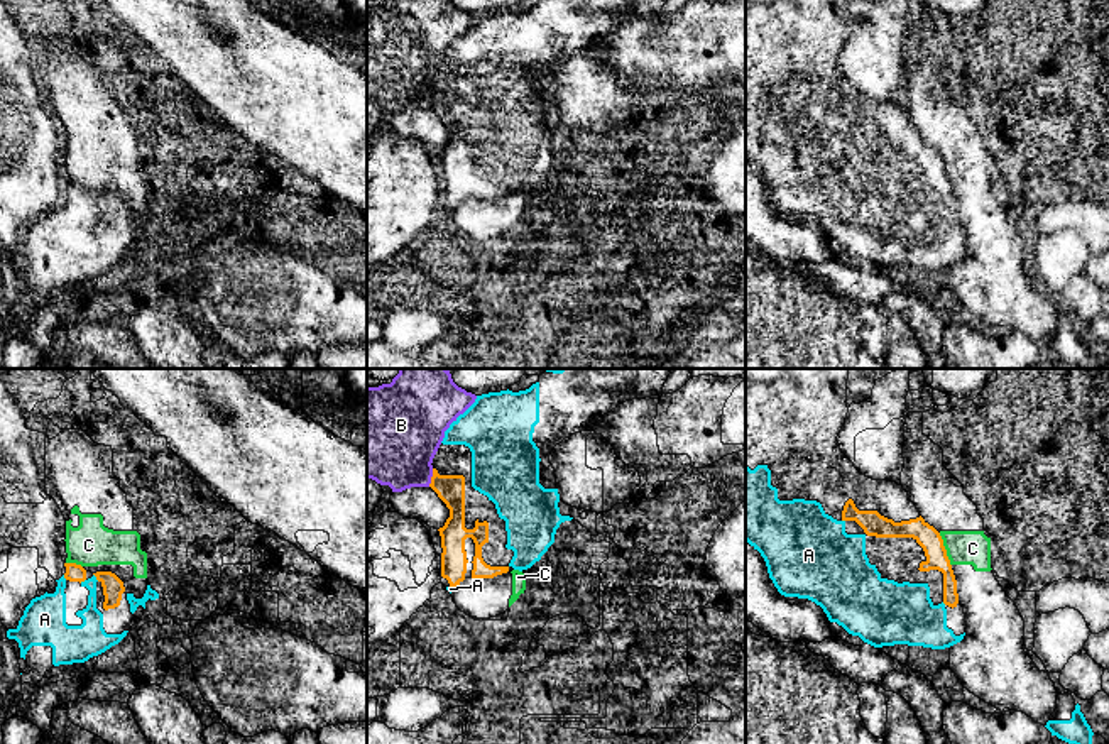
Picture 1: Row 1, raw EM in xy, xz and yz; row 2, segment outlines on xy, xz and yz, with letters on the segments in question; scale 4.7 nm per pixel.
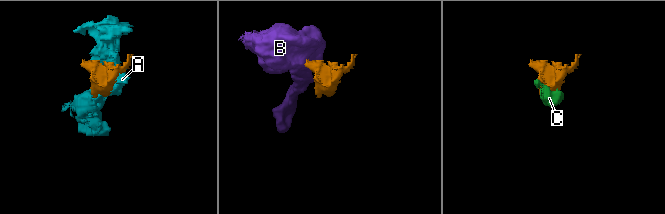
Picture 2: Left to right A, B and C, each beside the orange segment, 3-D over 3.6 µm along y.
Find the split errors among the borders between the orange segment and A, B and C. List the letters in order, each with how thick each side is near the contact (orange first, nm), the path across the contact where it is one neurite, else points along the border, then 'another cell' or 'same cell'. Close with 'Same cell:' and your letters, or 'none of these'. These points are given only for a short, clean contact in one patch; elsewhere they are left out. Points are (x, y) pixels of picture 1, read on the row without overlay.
A: 100 nm thick on the orange side, 130 nm on the other; same cell
B: 140 nm thick on the orange side, 400 nm on the other; border along xz (433, 90), (428, 107); another cell
C: 110 nm thick on the orange side, 160 nm on the other; border along yz (939, 154), (950, 186); another cell
Same cell: A

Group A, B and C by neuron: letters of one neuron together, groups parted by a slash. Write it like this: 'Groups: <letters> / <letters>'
Groups: A / B / C

